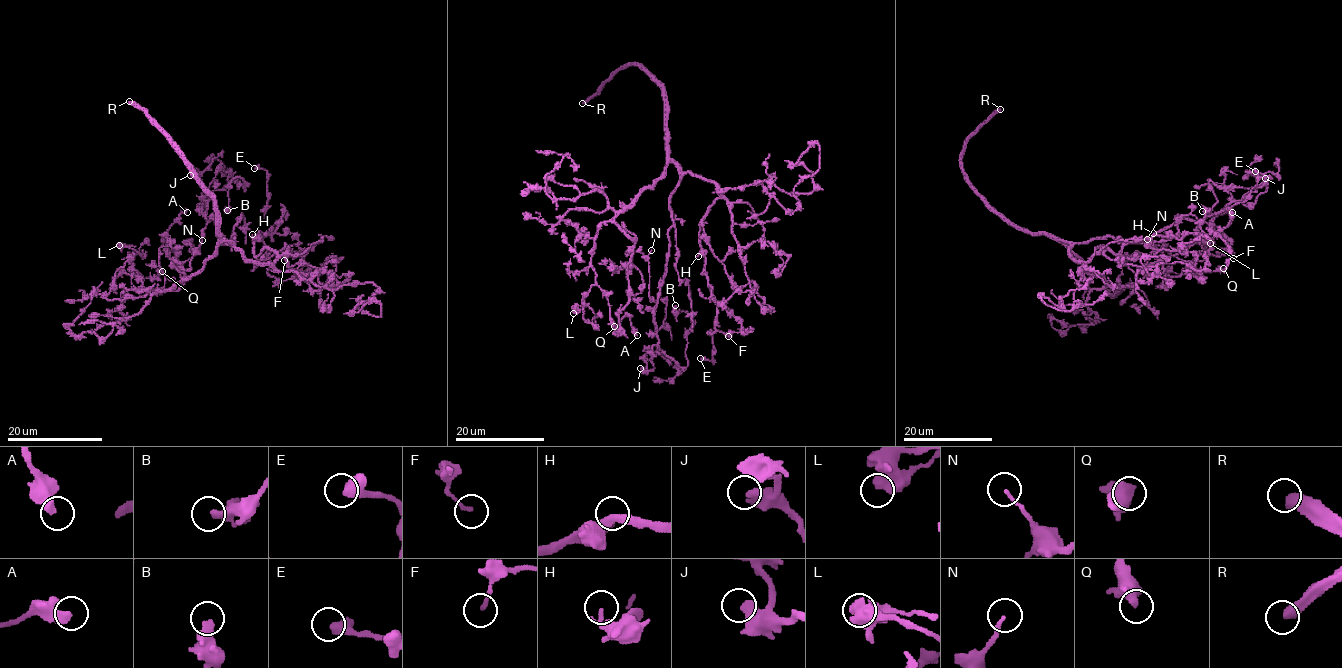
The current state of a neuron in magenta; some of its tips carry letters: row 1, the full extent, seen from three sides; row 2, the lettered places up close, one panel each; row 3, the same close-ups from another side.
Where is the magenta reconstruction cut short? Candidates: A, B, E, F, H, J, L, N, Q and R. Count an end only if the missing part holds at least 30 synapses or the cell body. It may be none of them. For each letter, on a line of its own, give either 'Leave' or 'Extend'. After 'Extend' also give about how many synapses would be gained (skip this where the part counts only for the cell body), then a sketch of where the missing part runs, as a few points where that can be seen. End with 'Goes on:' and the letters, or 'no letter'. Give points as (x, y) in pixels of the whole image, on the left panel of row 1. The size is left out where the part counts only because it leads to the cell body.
A: Leave
B: Leave
E: Leave
F: Leave
H: Leave
J: Leave
L: Leave
N: Leave
Q: Leave
R: Extend. Roughly 300 synapses
Goes on: R

